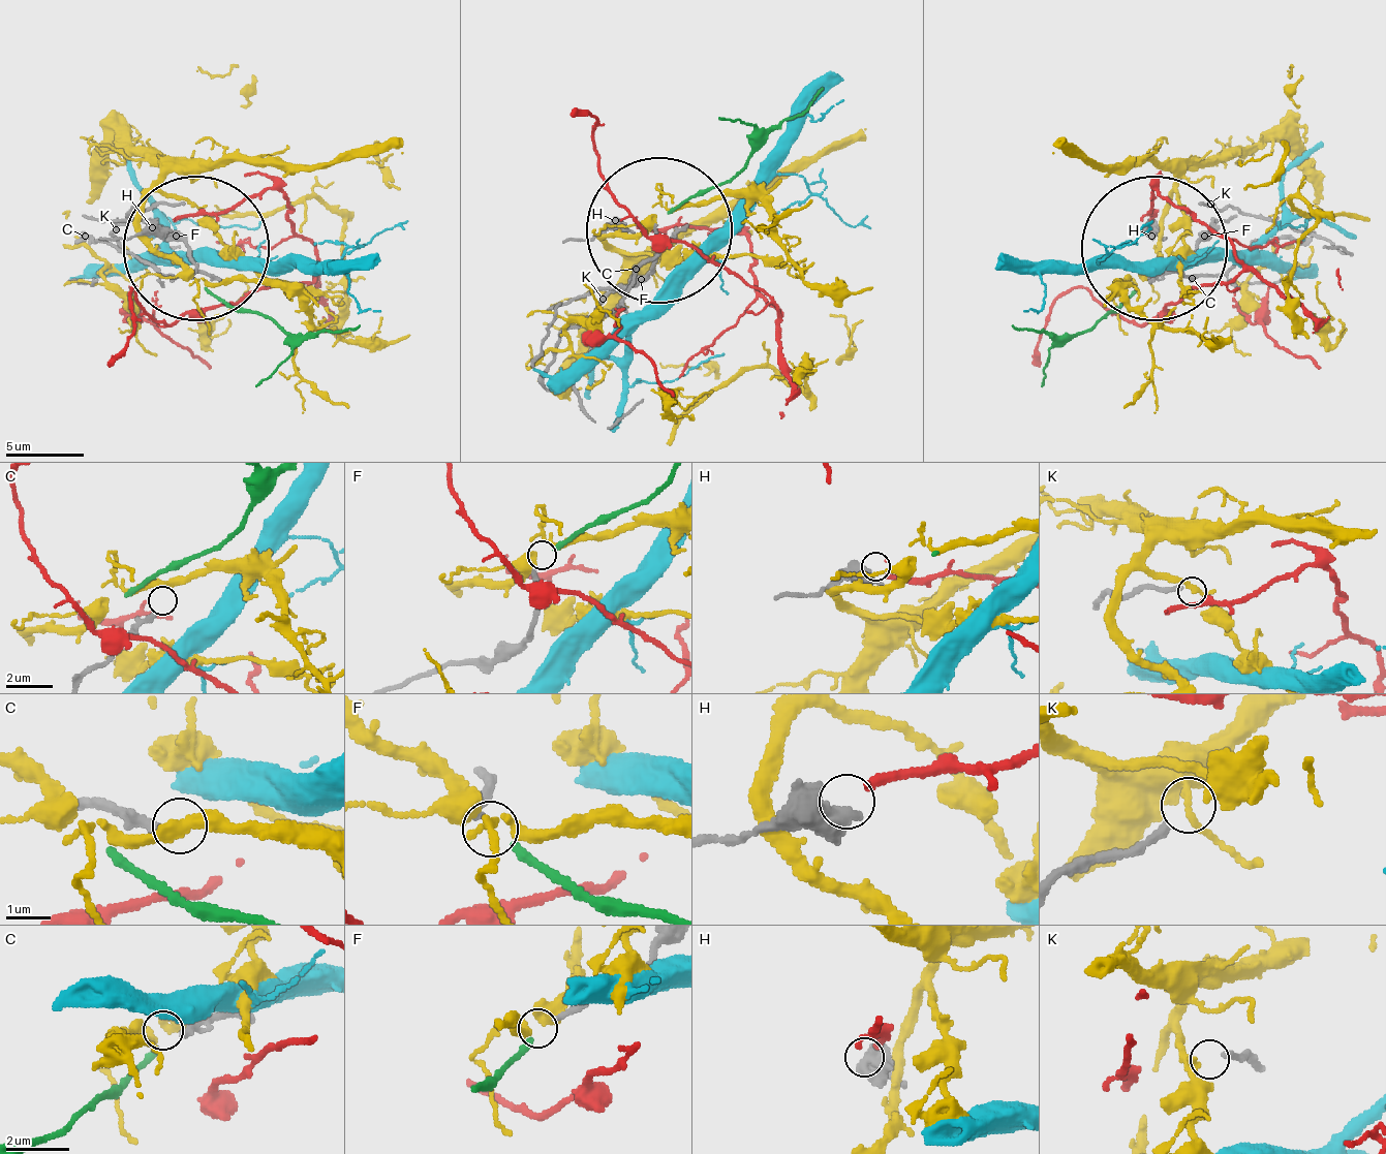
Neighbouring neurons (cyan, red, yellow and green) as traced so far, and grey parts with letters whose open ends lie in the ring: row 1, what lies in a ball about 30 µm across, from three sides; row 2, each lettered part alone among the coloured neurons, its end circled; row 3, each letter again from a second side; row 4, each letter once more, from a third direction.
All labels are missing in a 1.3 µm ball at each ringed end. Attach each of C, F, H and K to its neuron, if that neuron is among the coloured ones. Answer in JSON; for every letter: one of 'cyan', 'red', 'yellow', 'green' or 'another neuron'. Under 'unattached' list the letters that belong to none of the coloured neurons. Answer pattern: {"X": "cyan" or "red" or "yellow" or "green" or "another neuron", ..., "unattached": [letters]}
{"C": "another neuron", "F": "green", "H": "red", "K": "another neuron", "unattached": ["C", "K"]}

